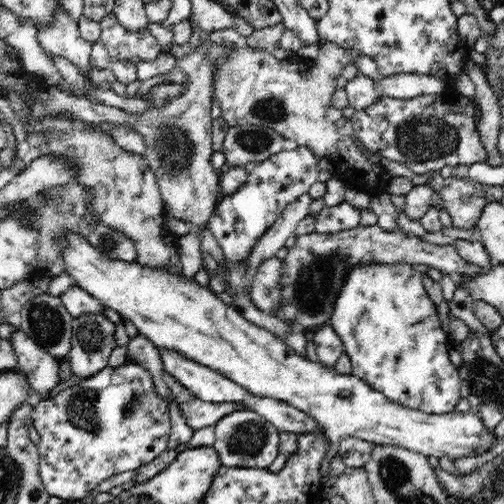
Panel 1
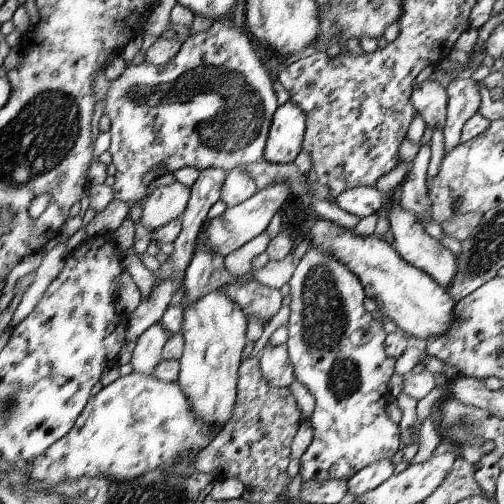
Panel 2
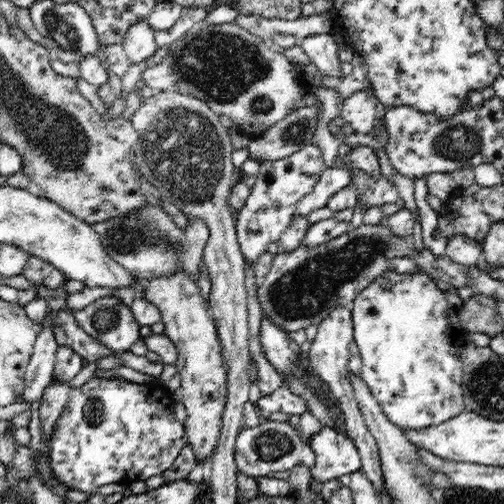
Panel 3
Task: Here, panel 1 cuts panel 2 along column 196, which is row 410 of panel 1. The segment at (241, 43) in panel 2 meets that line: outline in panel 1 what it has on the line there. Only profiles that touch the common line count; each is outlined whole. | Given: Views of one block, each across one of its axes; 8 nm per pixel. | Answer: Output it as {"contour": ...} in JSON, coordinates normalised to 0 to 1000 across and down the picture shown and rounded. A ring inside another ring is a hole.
{"contour":[[[254,718],[238,730],[214,726],[187,746],[159,754],[159,762],[123,774],[111,790],[83,794],[63,817],[63,841],[79,865],[79,952],[91,964],[91,980],[127,996],[159,996],[206,952],[242,937],[270,937],[278,925],[298,921],[333,889],[341,857],[341,829],[333,821],[333,798],[313,782],[302,742],[270,718]]]}

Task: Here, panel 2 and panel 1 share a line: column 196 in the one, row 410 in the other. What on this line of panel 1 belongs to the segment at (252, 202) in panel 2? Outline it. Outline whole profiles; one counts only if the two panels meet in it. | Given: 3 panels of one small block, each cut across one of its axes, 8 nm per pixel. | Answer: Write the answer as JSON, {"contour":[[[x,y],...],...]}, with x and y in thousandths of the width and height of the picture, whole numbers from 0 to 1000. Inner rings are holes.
{"contour":[[[472,813],[460,821],[448,821],[429,837],[429,877],[425,893],[433,893],[437,917],[444,929],[532,929],[540,925],[556,905],[556,873],[560,857],[552,857],[524,825],[508,817]]]}

